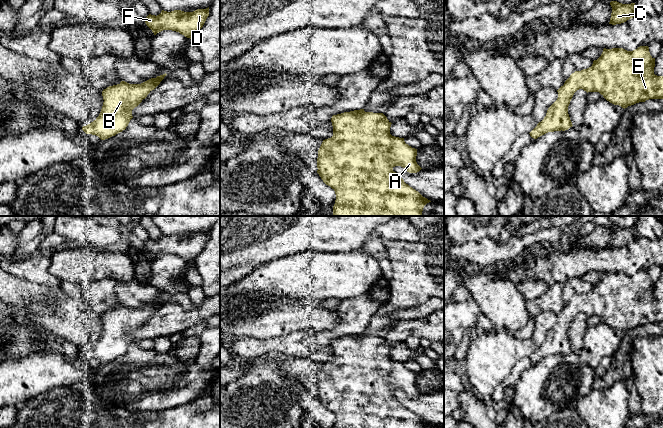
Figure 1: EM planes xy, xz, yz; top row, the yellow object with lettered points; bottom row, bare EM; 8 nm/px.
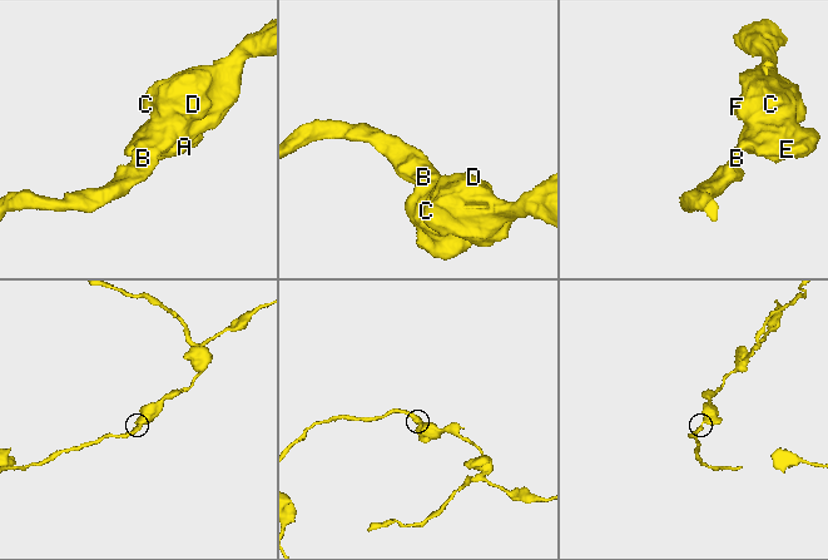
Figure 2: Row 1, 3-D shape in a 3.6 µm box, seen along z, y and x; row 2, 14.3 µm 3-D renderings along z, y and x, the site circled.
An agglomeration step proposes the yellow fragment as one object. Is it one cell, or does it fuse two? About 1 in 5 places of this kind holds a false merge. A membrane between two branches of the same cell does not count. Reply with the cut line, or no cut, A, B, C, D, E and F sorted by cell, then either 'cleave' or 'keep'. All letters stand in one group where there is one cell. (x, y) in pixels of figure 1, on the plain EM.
no cut; A B C D E F; keep

